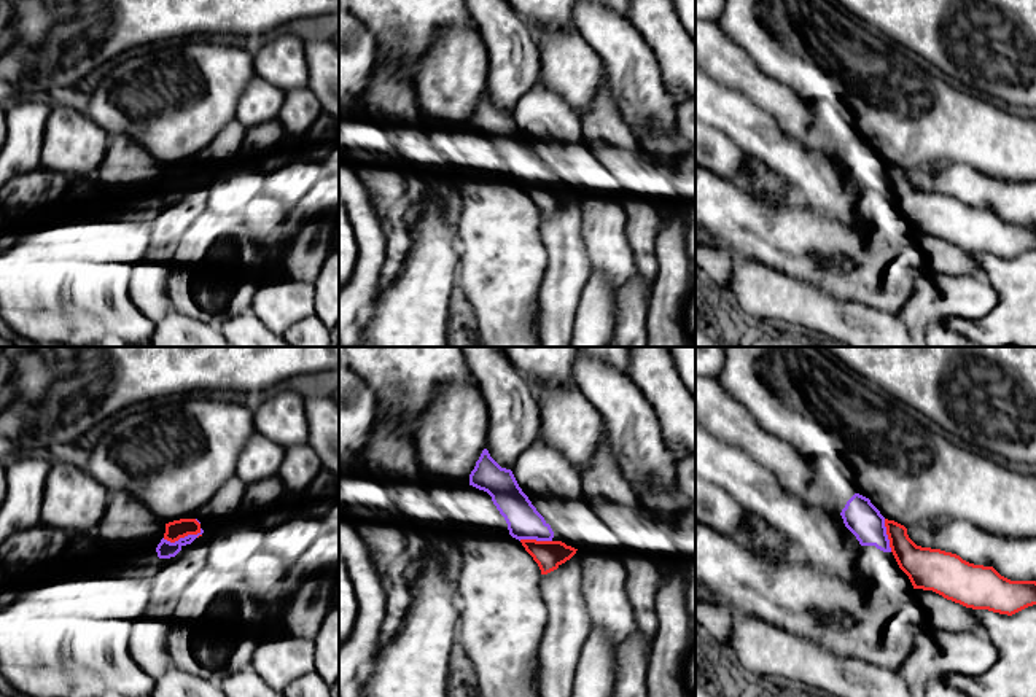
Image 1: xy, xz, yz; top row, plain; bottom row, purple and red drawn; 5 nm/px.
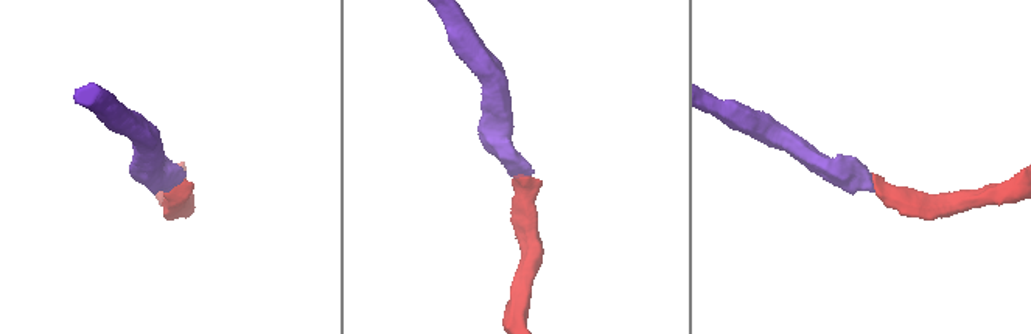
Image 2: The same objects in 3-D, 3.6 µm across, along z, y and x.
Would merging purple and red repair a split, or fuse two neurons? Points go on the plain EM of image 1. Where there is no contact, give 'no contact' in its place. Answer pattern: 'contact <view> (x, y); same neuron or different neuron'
contact xy (182, 182); same neuron

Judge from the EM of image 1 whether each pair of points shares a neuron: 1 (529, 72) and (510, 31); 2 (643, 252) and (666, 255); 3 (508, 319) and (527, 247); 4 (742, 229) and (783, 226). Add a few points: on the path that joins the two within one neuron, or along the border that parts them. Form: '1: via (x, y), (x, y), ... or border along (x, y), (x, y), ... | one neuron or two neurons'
1: via (519, 62), (514, 58), (510, 40) | one neuron
2: border along (661, 226), (656, 236), (658, 274), (650, 290) | two neurons
3: via (508, 301), (510, 264) | one neuron
4: via (751, 229), (774, 229) | one neuron

